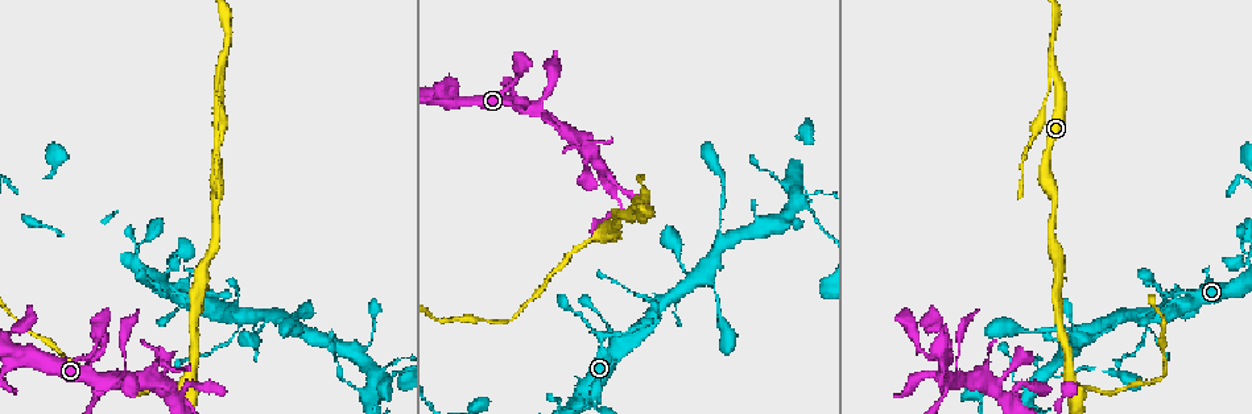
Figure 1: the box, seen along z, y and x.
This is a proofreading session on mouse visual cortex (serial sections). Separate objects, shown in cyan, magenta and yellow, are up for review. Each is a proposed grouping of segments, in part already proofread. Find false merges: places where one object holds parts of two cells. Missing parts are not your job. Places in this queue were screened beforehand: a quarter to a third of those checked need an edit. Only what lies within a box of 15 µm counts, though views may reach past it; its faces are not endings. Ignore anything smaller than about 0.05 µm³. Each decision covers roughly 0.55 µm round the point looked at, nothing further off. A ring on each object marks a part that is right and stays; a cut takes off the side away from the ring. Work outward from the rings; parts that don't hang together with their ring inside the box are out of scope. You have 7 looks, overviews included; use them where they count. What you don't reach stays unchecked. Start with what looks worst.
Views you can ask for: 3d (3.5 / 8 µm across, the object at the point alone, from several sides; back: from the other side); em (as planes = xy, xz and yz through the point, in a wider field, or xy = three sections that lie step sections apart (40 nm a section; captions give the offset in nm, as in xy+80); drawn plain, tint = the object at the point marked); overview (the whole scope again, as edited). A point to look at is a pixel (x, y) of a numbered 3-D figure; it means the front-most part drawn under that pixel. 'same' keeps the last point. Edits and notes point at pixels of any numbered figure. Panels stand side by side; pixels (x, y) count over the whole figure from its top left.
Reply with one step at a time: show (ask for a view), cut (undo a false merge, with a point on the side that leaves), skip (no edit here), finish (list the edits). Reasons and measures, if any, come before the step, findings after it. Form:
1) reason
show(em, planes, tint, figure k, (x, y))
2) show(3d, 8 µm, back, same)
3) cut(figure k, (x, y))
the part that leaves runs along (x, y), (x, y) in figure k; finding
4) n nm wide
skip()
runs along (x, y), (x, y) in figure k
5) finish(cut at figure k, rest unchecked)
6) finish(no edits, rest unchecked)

a narrow waist
show(3d, 3.5 µm, figure 1, (1052, 73))

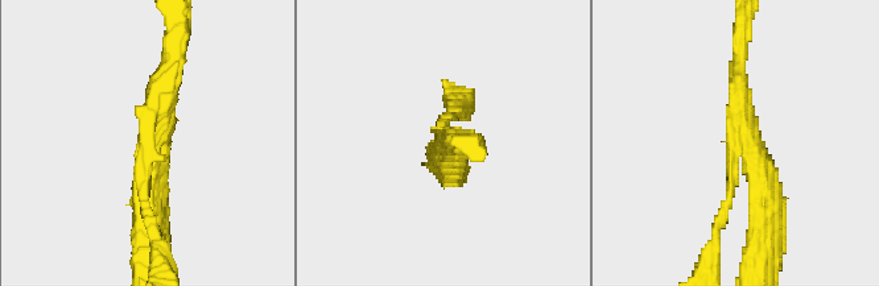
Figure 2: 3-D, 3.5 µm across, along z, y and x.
3 arms; arms of 150, 250, 300 nm
show(em, xy, step 3, tint, figure 2, (745, 143))

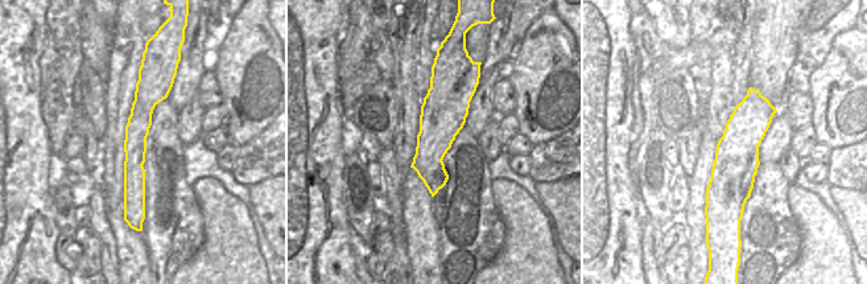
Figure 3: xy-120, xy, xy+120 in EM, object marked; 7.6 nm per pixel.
cut(figure 2, (441, 121))
the part that leaves runs along (737, 145), (710, 266) in figure 2; two cells meet here

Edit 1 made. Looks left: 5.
redraw
show(overview)

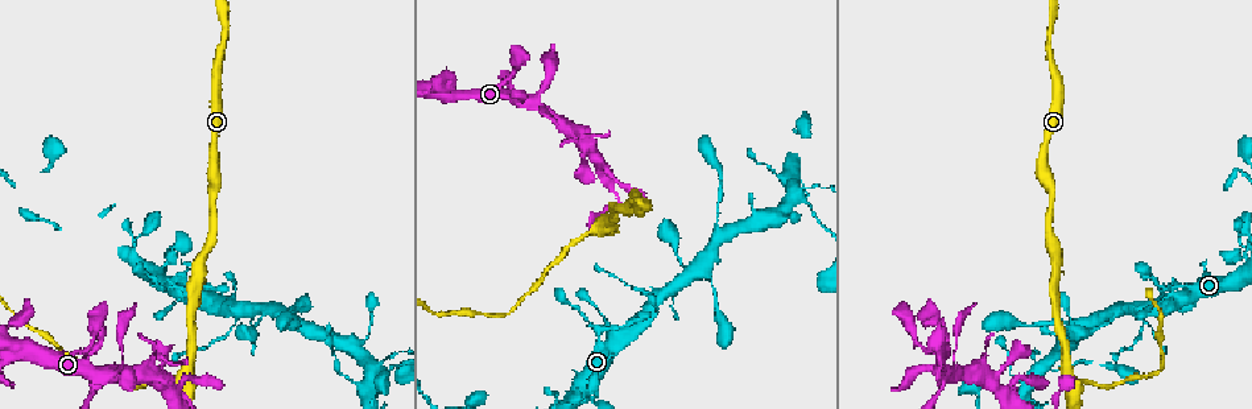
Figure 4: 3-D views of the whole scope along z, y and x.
branch point
show(3d, 3.5 µm, figure 4, (235, 309))

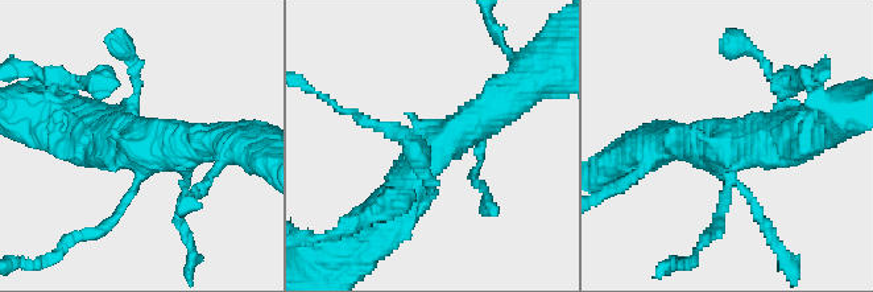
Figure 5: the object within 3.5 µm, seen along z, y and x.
show(em, xy, step 1, plain, figure 5, (137, 142))

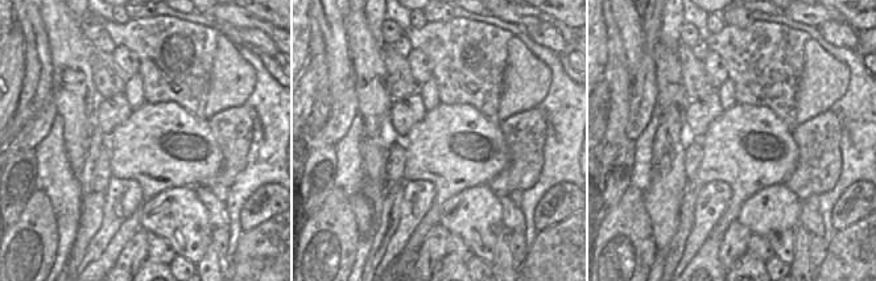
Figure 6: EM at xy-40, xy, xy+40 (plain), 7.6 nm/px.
with the object marked
show(em, xy, step 1, tint, same)

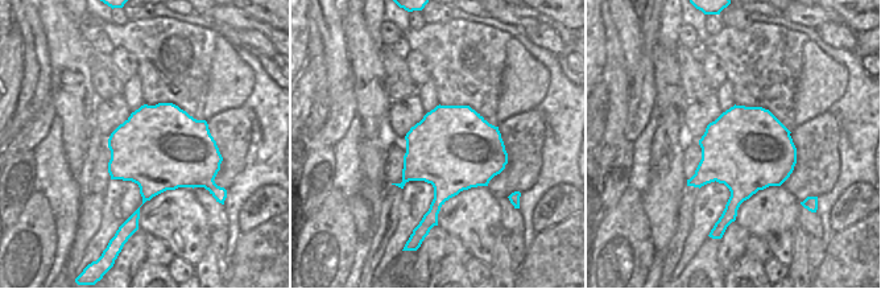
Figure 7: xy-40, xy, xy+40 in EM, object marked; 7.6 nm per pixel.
skip()
runs along (385, 218), (429, 153), (511, 99) in figure 5; continuous, no second cell

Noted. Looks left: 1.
finish(cut at figure 2, rest unchecked)

